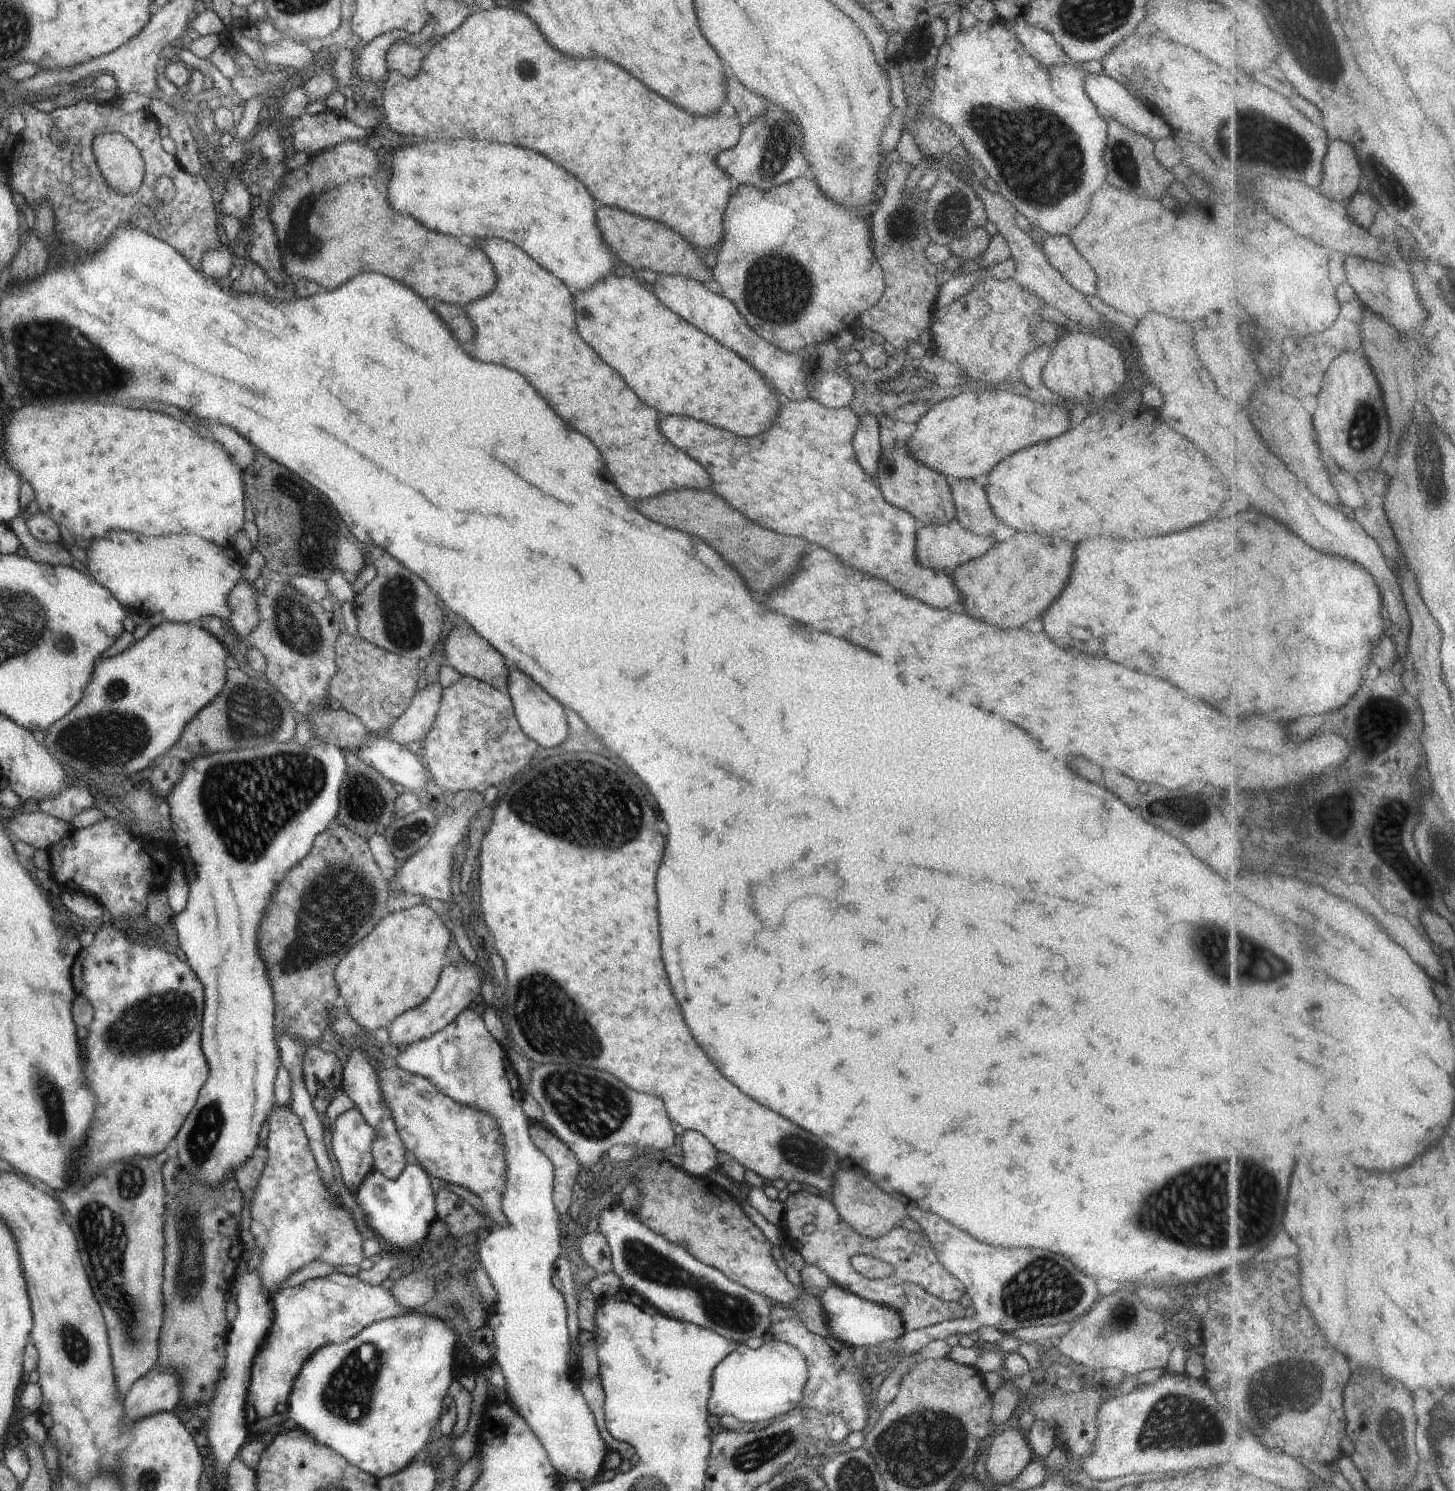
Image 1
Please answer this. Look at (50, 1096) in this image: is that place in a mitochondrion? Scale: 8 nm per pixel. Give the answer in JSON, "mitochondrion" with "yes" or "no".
{"mitochondrion":"yes"}

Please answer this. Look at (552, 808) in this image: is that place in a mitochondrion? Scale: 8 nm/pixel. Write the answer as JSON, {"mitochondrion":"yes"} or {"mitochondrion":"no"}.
{"mitochondrion":"yes"}

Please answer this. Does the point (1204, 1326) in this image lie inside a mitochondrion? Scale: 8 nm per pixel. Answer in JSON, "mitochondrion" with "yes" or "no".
{"mitochondrion":"no"}

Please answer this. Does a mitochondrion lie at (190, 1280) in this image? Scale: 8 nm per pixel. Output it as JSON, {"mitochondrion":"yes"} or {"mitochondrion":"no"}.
{"mitochondrion":"yes"}

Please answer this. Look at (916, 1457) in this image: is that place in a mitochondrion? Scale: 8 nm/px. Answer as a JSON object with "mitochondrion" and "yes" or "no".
{"mitochondrion":"yes"}

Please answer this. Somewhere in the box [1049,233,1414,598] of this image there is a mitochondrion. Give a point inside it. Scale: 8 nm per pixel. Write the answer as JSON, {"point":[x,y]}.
{"point":[1362,433]}

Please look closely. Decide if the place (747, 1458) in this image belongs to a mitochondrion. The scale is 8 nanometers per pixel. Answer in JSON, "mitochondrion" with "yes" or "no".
{"mitochondrion":"yes"}

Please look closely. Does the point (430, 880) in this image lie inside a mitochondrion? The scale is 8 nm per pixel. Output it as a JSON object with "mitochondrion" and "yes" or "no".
{"mitochondrion":"no"}

